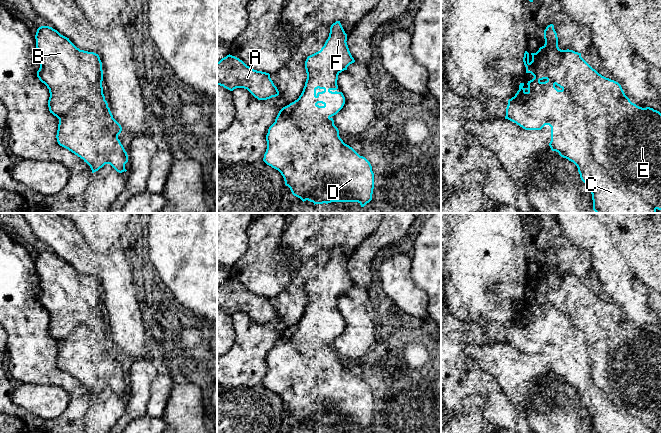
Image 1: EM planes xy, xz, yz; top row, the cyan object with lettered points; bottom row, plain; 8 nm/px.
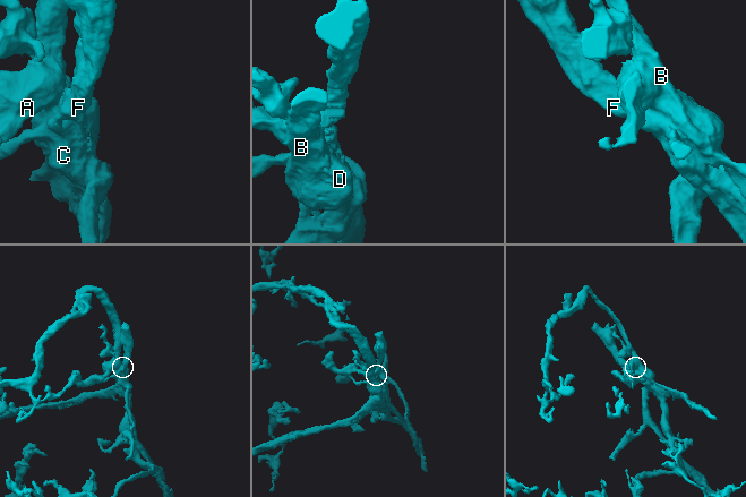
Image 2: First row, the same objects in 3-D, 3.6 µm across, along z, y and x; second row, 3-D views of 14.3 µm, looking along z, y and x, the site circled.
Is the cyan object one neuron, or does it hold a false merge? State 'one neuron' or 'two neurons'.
two neurons

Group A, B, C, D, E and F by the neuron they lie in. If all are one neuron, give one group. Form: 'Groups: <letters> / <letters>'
Groups: A B D E / C F

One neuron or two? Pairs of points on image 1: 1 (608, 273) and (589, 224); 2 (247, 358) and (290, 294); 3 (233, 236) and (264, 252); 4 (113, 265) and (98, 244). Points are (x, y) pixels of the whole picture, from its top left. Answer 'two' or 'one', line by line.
1: one
2: one
3: two
4: two

